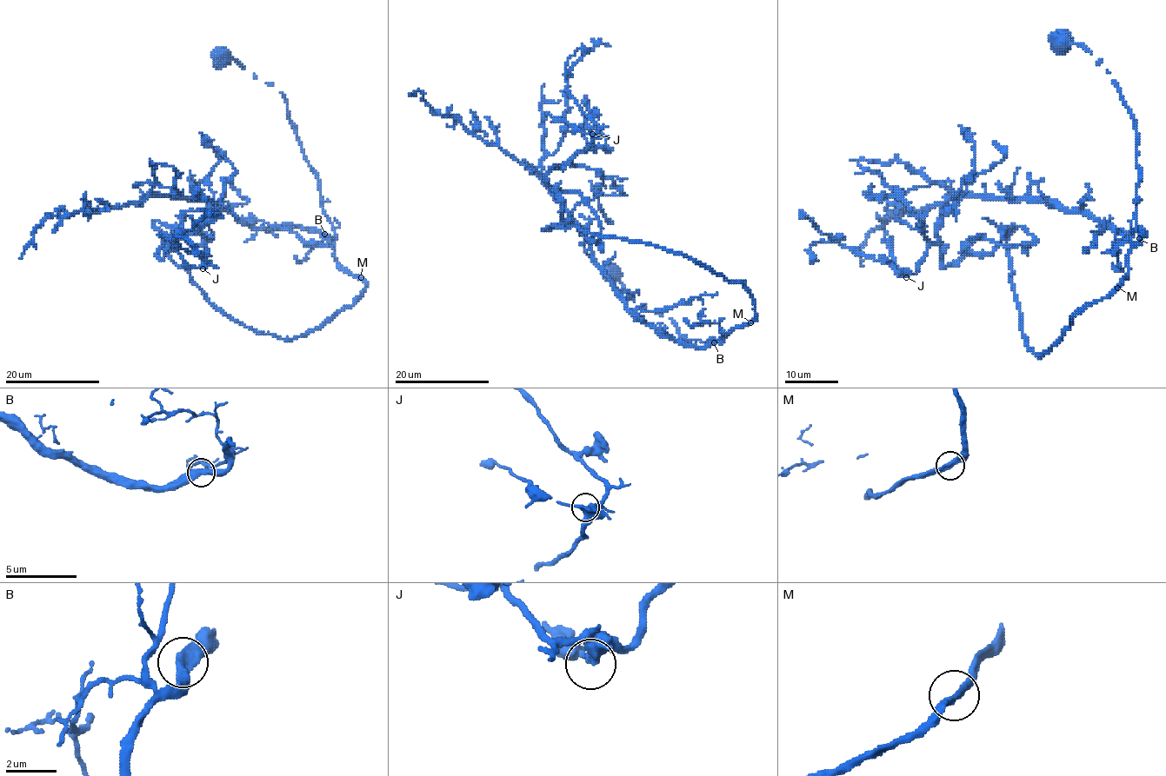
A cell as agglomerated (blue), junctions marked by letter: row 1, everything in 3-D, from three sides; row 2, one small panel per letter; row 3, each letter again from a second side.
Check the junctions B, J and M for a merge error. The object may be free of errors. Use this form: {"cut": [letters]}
{"cut": []}

